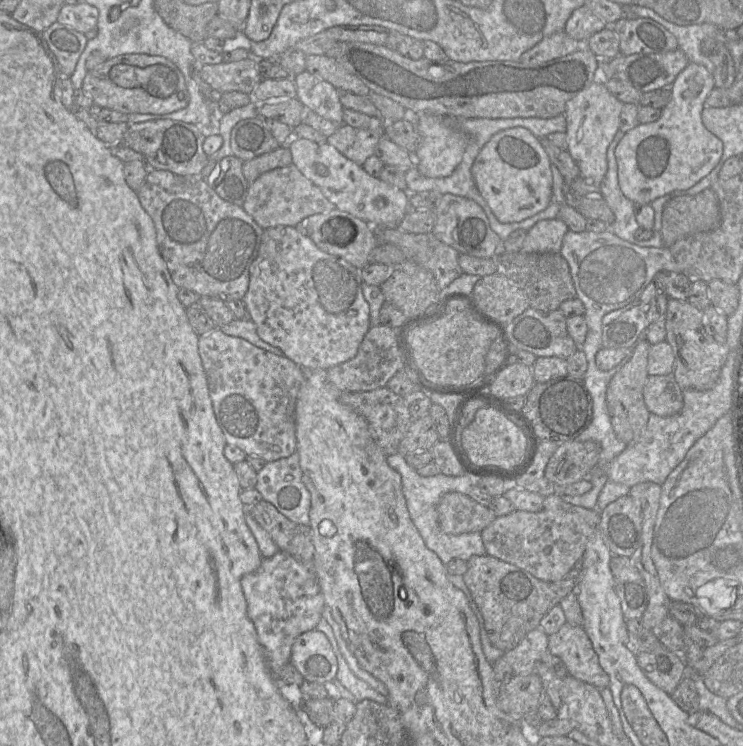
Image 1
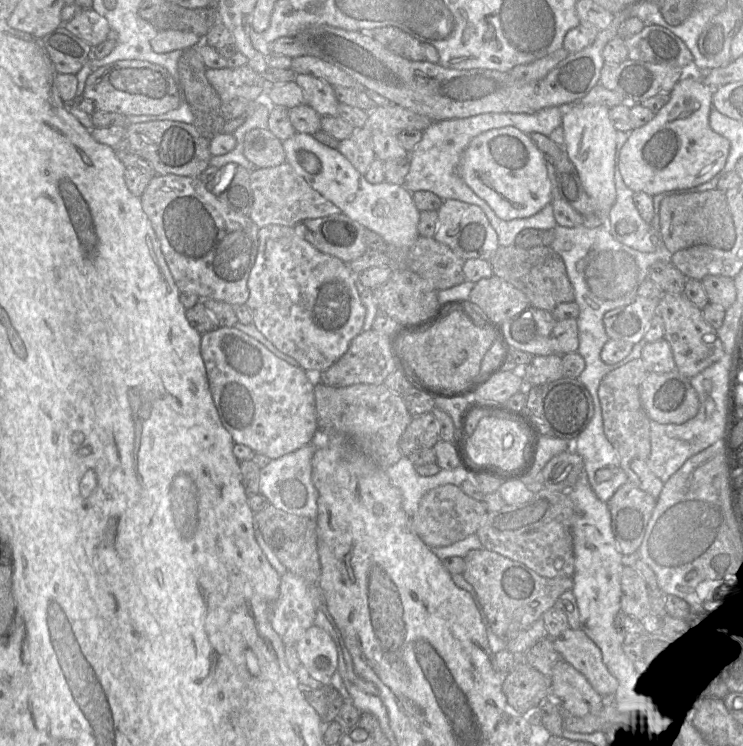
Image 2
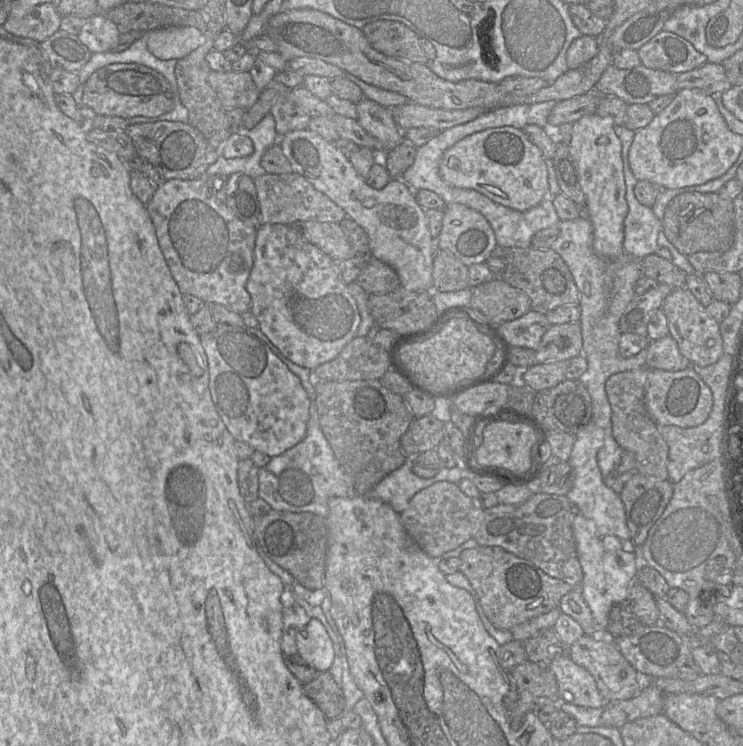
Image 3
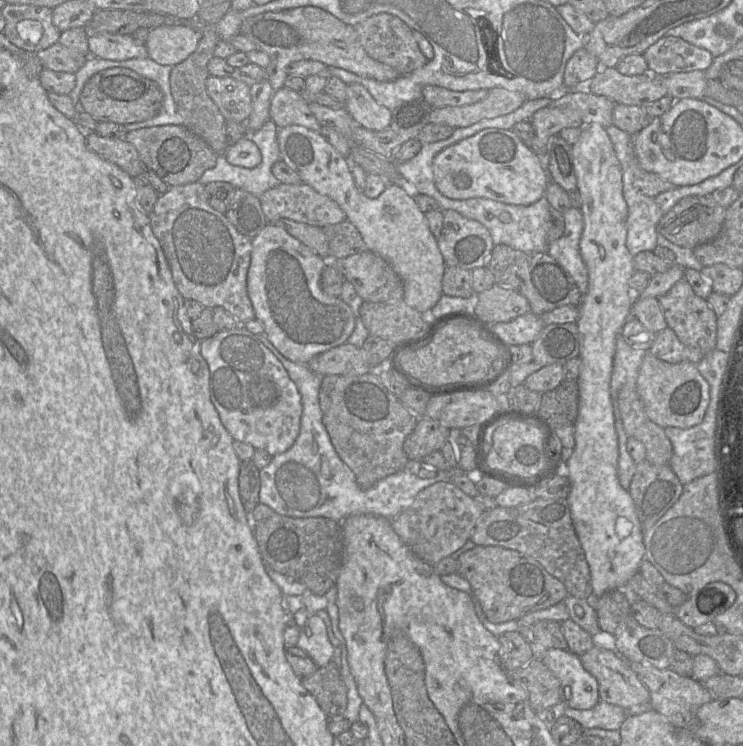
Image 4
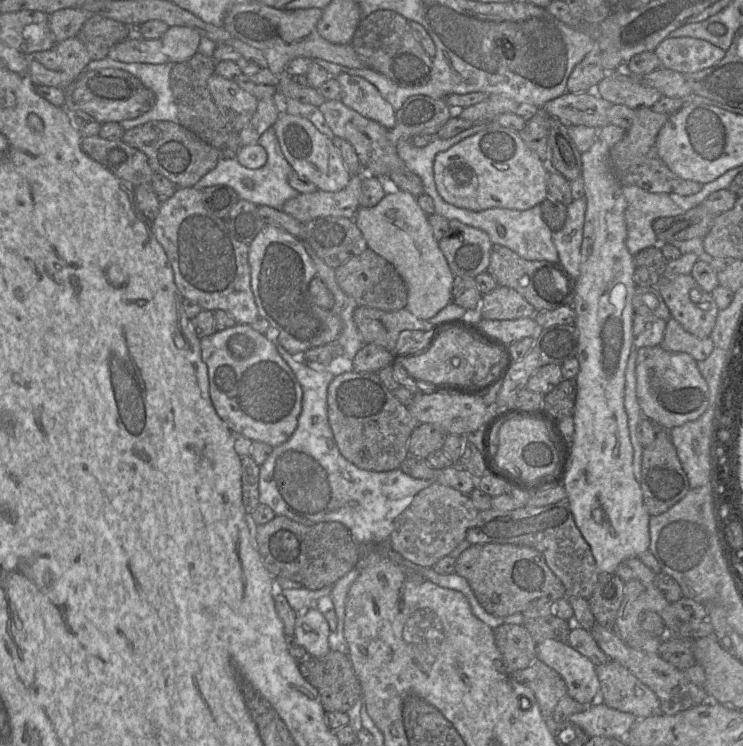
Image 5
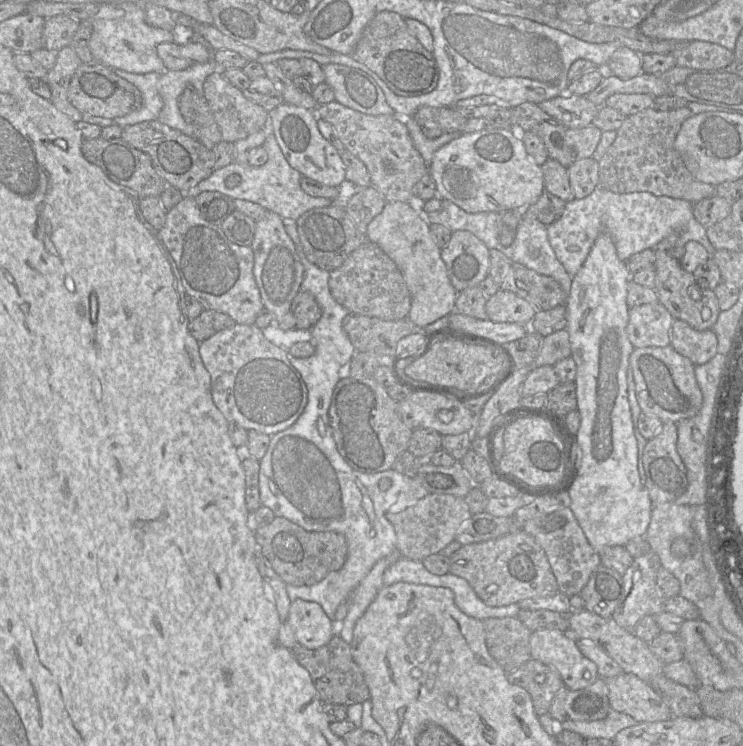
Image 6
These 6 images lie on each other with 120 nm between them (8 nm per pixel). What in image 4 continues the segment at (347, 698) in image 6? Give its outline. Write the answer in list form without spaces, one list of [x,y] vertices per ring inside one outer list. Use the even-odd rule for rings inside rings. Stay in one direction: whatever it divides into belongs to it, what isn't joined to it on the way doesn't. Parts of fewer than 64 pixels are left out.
[[[332,661],[318,667],[313,674],[301,678],[301,682],[329,719],[344,717],[347,688],[340,670]]]

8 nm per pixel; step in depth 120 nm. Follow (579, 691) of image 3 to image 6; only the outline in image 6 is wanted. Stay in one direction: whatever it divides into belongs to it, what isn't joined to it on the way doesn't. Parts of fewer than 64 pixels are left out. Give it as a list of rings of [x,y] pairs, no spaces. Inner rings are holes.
[[[538,629],[530,633],[531,658],[552,667],[569,690],[581,690],[598,678],[596,664],[577,647],[575,637],[556,629]]]

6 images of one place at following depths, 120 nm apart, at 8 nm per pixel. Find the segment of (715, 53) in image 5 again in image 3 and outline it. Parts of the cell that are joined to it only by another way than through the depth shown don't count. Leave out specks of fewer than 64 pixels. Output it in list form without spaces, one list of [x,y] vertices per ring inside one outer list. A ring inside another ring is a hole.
[[[666,30],[642,45],[637,53],[644,66],[673,74],[693,70],[708,62],[689,41]]]

